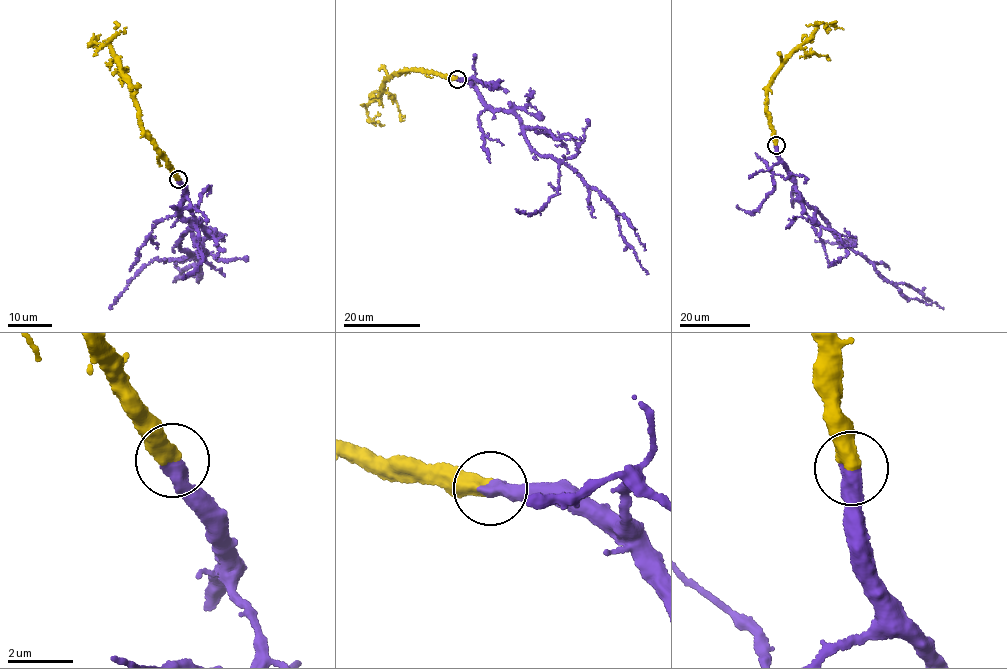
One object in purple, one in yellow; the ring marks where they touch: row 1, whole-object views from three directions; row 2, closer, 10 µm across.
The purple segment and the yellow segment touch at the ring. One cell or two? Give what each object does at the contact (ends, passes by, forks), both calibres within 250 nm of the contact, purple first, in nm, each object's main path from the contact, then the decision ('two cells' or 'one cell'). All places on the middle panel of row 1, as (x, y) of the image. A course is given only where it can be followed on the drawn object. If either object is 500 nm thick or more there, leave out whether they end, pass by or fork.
500 nm thick on the purple side, 550 nm on the other; purple runs (457, 78), (476, 89), (493, 109), (508, 111), (532, 149), (552, 156), (611, 203), (624, 240), (648, 274); yellow runs (456, 78), (432, 71), (410, 69), (395, 72), (366, 108), (369, 120), (384, 124); one cell

